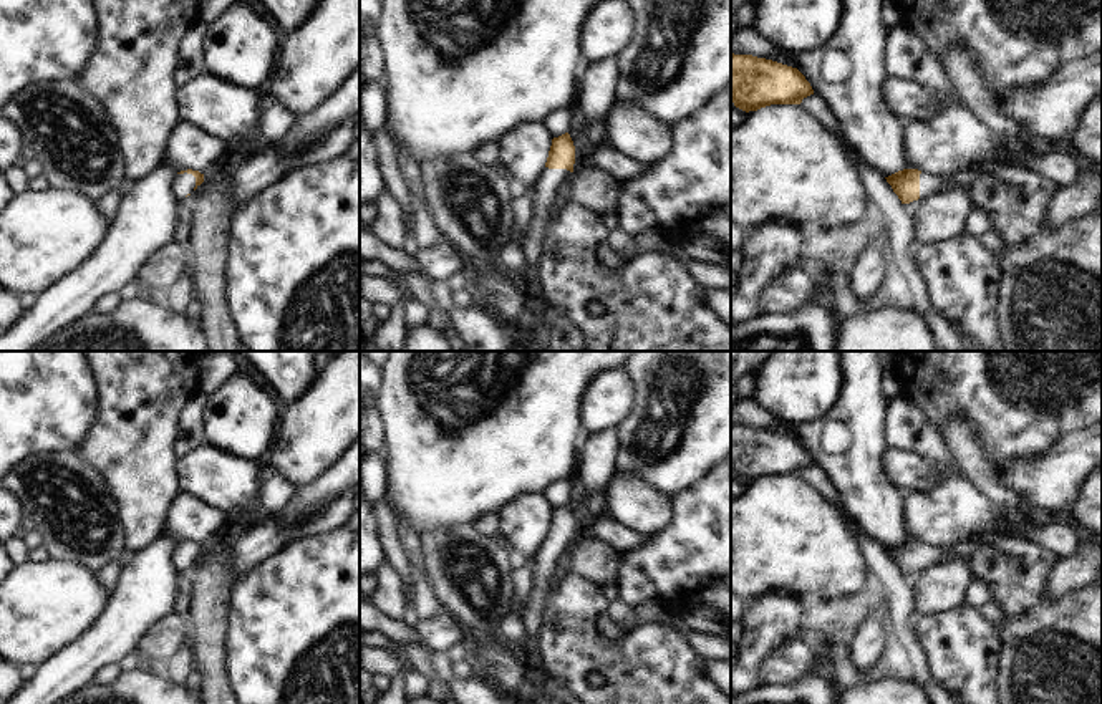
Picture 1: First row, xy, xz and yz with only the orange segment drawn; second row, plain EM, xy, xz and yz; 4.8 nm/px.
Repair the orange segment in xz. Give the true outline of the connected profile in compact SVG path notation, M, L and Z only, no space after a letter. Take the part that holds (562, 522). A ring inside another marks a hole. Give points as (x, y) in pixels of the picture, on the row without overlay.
M568 504L553 509L545 533L545 540L535 552L537 555L537 588L530 598L530 605L522 615L522 628L527 633L529 643L535 643L542 608L547 595L552 591L555 576L555 560L567 553L573 543L575 517Z

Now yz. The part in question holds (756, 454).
M731 424L731 472L749 484L771 475L800 475L814 465L805 447L792 437Z

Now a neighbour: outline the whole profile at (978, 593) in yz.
M971 578L966 590L966 605L976 611L981 611L984 605L993 601L991 590L986 583L978 578Z

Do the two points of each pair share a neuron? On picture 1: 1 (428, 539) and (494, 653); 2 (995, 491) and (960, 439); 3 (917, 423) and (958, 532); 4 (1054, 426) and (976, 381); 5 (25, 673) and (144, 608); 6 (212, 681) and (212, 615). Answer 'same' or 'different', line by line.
1: same
2: same
3: same
4: same
5: different
6: same

